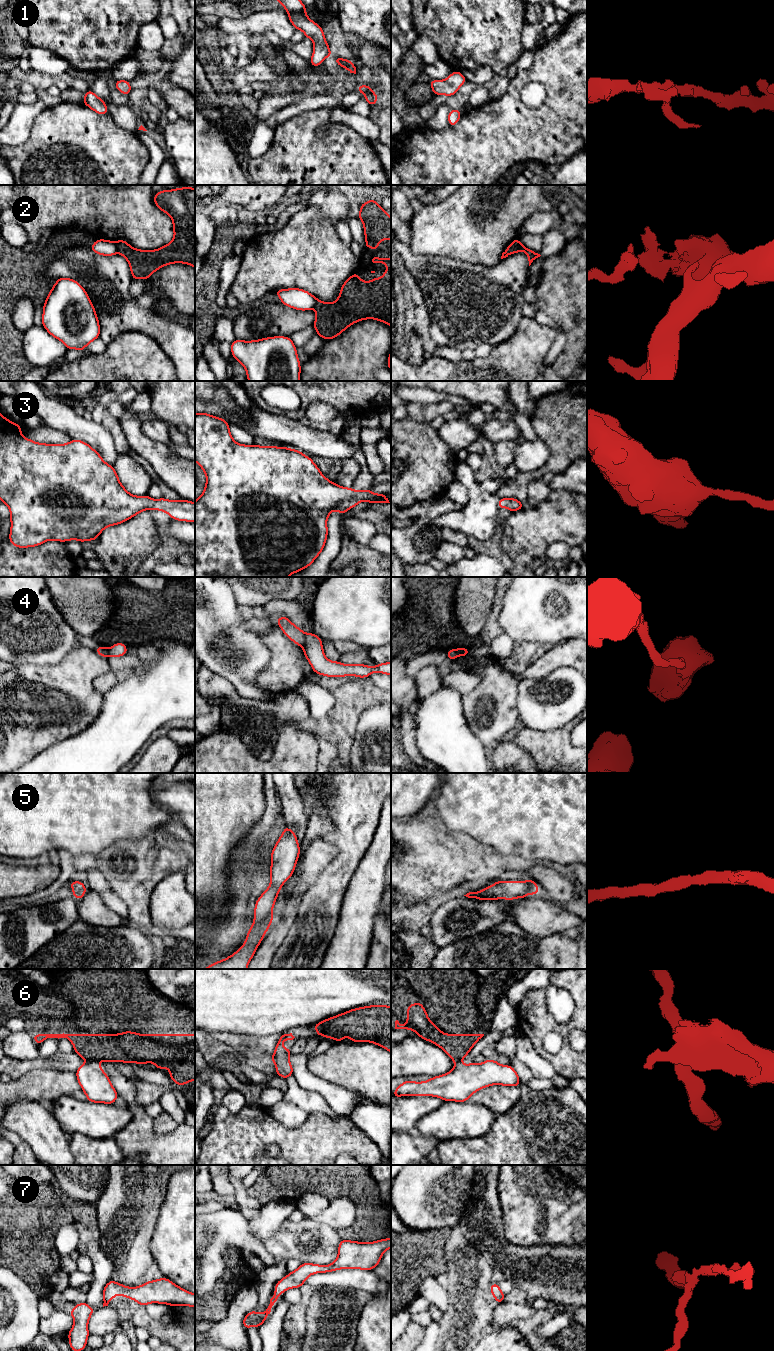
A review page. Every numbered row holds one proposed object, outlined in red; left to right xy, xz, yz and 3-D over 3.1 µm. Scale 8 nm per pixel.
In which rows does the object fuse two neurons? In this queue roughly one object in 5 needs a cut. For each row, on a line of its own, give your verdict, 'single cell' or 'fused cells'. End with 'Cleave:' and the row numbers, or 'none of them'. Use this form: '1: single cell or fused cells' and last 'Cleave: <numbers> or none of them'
1: single cell
2: fused cells
3: single cell
4: fused cells
5: single cell
6: fused cells
7: single cell
Cleave: 2, 4, 6

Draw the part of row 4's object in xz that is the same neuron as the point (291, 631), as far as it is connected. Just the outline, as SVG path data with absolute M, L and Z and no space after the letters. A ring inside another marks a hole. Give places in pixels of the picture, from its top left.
M281 616L276 620L279 627L287 638L292 640L296 645L303 646L306 640L306 633L293 624L286 616Z

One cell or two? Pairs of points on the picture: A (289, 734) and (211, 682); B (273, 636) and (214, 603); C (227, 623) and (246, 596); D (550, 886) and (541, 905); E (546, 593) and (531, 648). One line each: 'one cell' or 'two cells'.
A: two cells
B: two cells
C: two cells
D: two cells
E: two cells

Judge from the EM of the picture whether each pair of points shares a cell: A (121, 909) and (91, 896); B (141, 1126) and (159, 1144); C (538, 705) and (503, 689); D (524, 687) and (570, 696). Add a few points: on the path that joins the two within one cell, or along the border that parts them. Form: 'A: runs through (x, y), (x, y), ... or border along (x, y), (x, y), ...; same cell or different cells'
A: border along (89, 888), (94, 890), (102, 901), (120, 916); different cells
B: runs through (145, 1130), (155, 1140); same cell
C: border along (516, 684), (516, 709), (519, 717); different cells
D: runs through (535, 696), (559, 696); same cell

